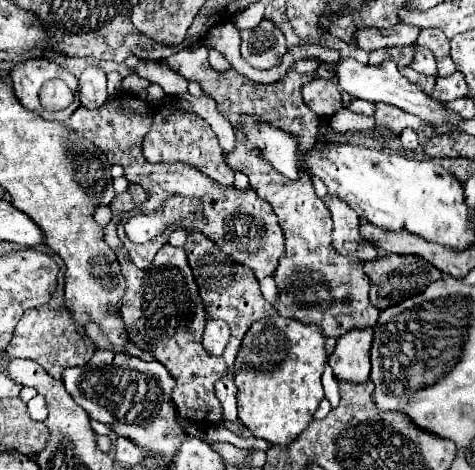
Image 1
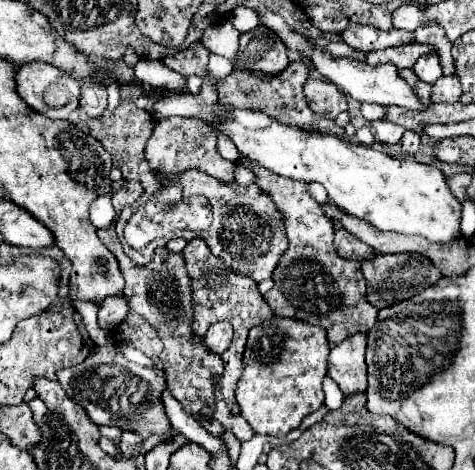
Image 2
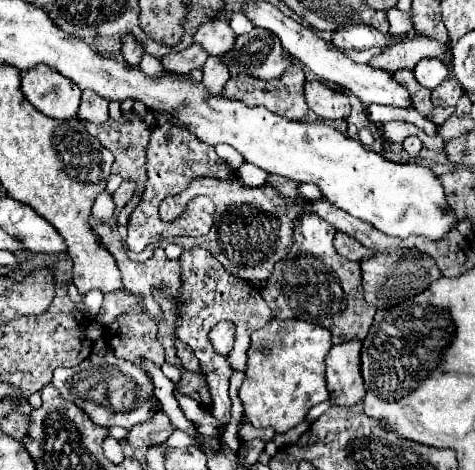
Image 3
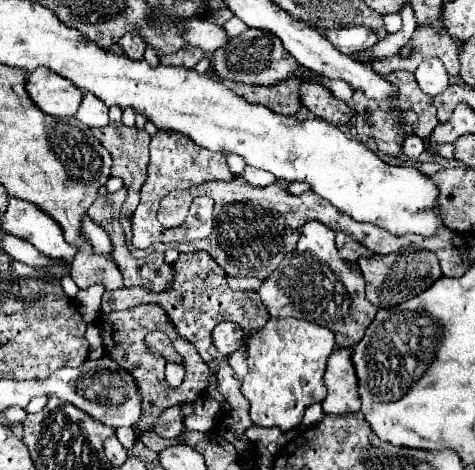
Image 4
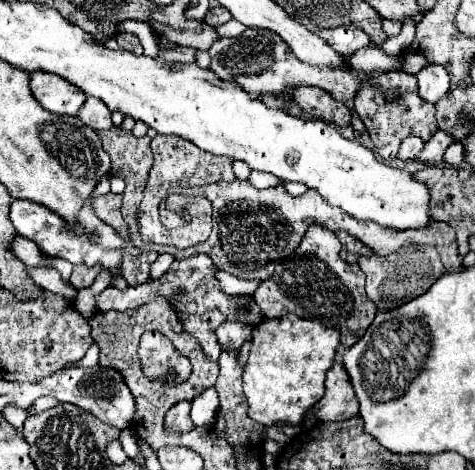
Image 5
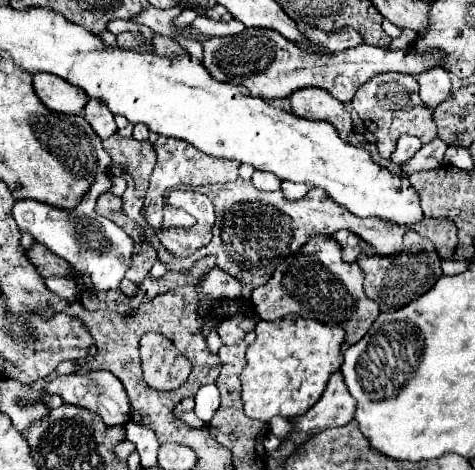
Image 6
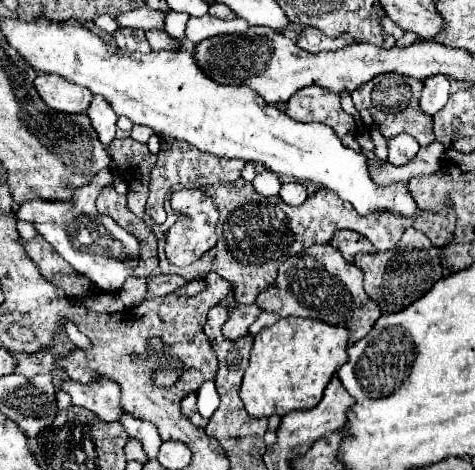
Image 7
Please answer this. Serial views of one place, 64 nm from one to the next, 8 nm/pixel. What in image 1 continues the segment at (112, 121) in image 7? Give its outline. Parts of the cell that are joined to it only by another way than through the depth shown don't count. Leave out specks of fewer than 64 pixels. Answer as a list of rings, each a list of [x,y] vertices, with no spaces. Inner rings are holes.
[[[90,64],[80,80],[78,80],[80,88],[78,88],[78,94],[80,94],[80,104],[86,106],[86,108],[100,108],[100,104],[106,102],[108,94],[106,94],[106,74]]]

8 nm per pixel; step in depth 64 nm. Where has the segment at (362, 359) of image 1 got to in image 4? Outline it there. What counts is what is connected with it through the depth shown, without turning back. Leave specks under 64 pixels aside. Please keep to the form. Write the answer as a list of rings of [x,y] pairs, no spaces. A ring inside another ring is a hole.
[[[342,348],[338,352],[332,352],[328,358],[328,368],[324,374],[324,384],[328,388],[328,396],[322,402],[324,414],[340,416],[360,410],[358,380],[350,354],[350,348]]]

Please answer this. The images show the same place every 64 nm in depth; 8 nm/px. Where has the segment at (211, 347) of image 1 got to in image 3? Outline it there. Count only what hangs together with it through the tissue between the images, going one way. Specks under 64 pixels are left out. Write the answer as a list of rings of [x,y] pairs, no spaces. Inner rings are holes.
[[[220,322],[212,328],[210,332],[210,340],[212,340],[212,346],[218,354],[228,354],[232,350],[232,344],[234,344],[234,324],[232,322]]]

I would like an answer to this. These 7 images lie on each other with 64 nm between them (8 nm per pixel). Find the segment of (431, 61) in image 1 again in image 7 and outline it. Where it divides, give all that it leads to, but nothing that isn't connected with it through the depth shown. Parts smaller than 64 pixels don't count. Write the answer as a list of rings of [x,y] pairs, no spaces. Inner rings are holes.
[[[432,76],[424,80],[424,90],[420,98],[422,112],[434,116],[440,108],[444,108],[448,100],[448,90],[450,90],[450,82],[446,76]]]

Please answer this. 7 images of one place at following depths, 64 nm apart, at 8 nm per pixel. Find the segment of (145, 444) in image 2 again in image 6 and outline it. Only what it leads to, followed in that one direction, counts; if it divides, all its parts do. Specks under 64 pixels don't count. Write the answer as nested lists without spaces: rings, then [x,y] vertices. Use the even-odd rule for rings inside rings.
[[[184,398],[184,400],[176,406],[174,414],[176,414],[176,418],[184,420],[184,422],[186,422],[188,426],[192,426],[192,428],[202,428],[202,426],[204,426],[204,422],[194,414],[194,398]]]

